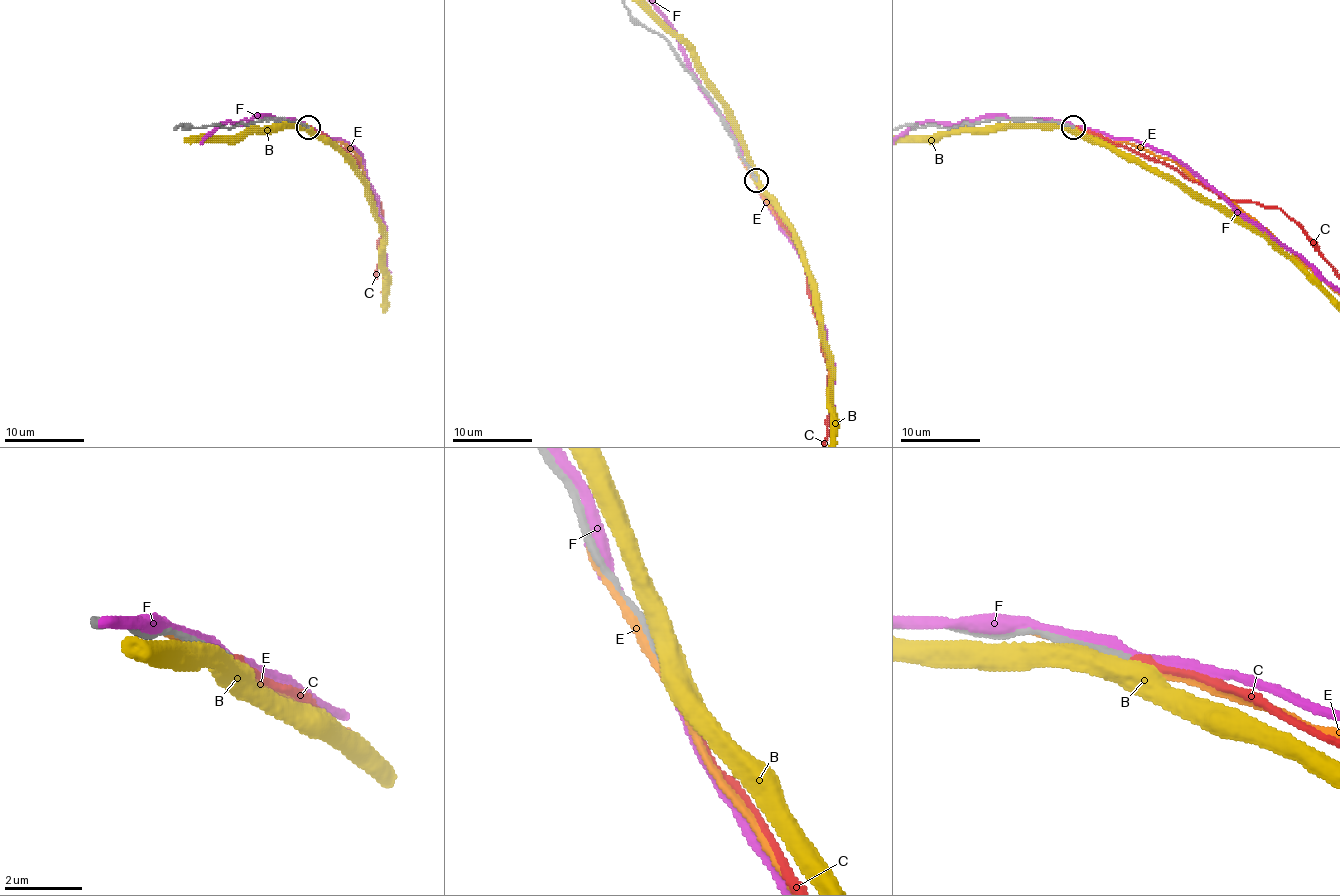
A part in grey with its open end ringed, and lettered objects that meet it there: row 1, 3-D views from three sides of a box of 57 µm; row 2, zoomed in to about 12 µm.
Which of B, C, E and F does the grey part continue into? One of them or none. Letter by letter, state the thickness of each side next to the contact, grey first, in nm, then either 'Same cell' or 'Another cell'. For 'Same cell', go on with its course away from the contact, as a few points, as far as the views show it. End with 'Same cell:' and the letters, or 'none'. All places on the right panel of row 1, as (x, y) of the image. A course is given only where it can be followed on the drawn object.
B: Thickness 280 nm (grey) against 500 nm. Another cell
C: Thickness 240 nm (grey) against 150 nm. Same cell
E: Thickness 170 nm (grey) against 180 nm. Another cell
F: Thickness 170 nm (grey) against 260 nm. Another cell
Same cell: C

